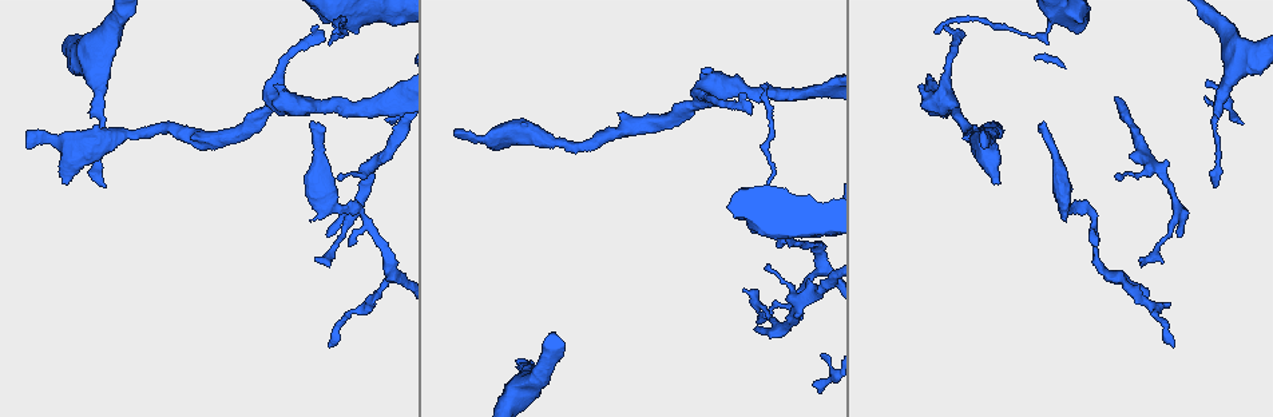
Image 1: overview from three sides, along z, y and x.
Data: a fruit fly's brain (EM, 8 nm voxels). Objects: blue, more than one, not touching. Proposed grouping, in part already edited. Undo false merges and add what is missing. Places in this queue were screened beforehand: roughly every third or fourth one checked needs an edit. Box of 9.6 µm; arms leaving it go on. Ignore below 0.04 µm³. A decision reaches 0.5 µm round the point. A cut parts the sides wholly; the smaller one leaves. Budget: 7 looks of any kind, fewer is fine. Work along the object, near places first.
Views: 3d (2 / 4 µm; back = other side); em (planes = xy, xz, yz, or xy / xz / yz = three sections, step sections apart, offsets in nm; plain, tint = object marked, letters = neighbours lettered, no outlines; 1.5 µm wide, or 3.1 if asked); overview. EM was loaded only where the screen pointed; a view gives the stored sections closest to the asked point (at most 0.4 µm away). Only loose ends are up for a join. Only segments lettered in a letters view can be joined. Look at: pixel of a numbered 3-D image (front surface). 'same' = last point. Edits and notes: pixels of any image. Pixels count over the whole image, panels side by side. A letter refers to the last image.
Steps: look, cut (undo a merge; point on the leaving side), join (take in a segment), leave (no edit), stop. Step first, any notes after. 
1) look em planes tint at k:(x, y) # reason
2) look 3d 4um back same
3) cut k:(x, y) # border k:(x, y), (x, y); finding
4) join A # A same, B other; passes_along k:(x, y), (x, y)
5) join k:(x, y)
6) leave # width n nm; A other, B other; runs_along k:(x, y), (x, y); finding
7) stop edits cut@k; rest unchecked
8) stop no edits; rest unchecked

look 3d 4um at 1:(316, 259) # thin end

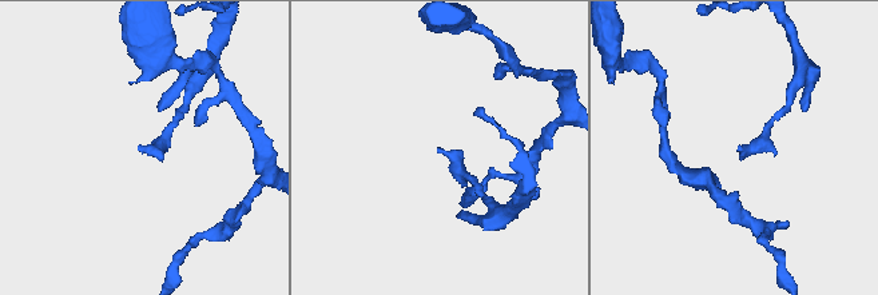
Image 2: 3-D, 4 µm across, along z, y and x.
look em planes letters at 2:(740, 150) # now the EM

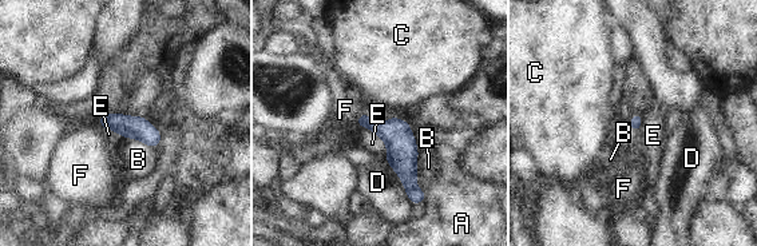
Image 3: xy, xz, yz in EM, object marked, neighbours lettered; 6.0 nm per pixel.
leave # A other, B other, C other, D other, E other, F other; border 3:(359, 127), (384, 142), (385, 157); no lettered segment goes on from it

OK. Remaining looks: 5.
look 3d 2um at 1:(1077, 208) # thick turns thin

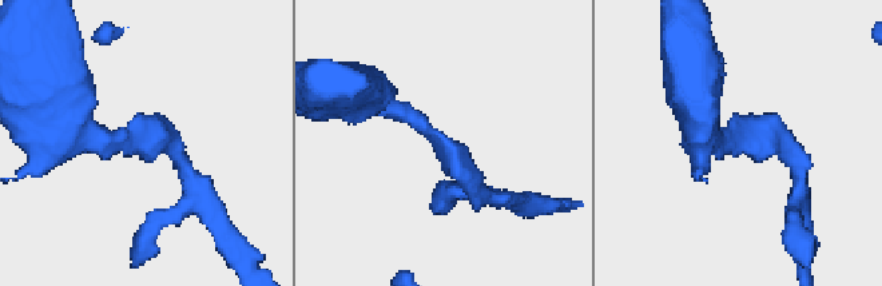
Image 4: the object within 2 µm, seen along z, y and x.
look em planes tint at 4:(142, 128)

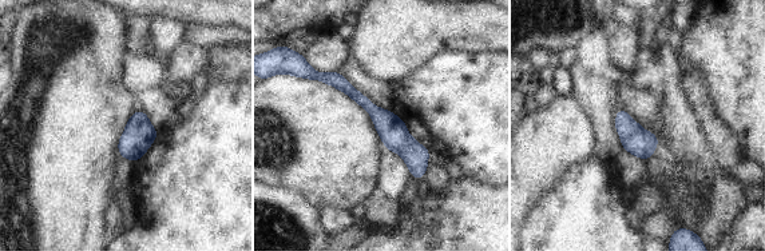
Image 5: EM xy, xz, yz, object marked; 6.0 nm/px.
look em planes letters same

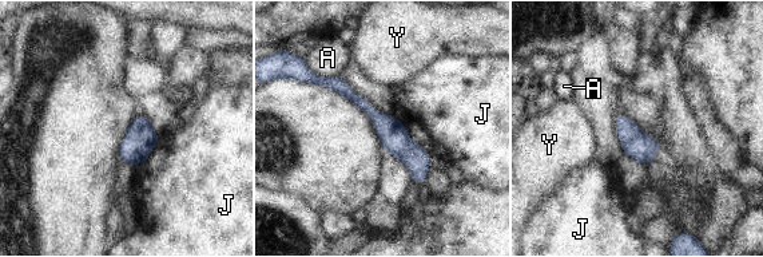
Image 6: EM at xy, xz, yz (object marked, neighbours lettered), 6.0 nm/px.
leave # width 150 nm; A other, J other, Y other; runs_along 6:(314, 80), (362, 103), (421, 180); continuous, no second neuron

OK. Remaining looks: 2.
look em planes tint at 1:(756, 321) # tapers out

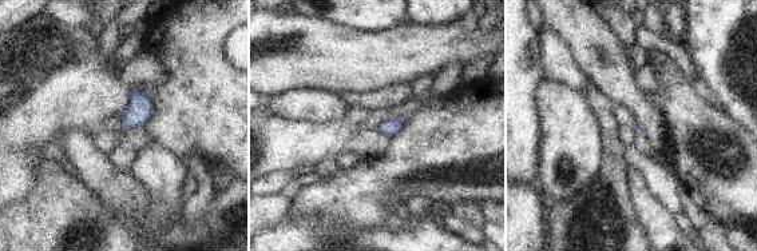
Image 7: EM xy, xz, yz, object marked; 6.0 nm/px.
look em planes letters same

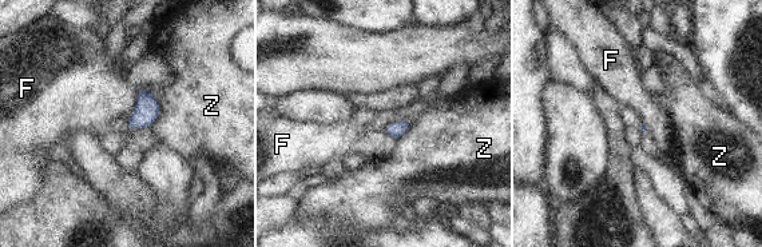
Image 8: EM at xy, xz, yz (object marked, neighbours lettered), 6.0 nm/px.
leave # longest_contact Z 240 nm; F other, Z other; border 8:(139, 88), (129, 118); no lettered segment goes on from it

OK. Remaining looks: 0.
stop no edits; rest unchecked

